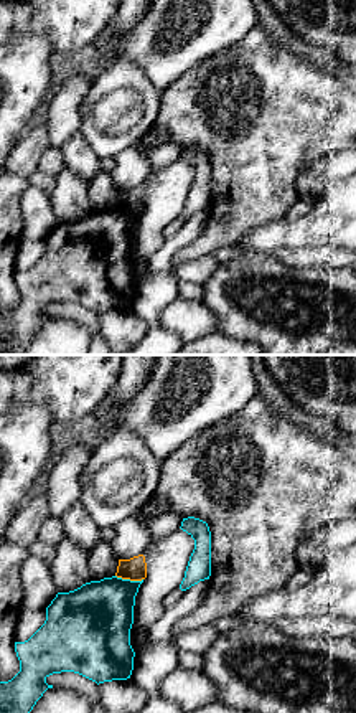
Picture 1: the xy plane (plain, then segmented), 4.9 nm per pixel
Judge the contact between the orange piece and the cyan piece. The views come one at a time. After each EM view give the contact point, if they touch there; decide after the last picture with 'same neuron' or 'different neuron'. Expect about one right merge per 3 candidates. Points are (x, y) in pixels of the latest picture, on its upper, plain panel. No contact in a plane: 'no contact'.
meets orange at (129, 208)

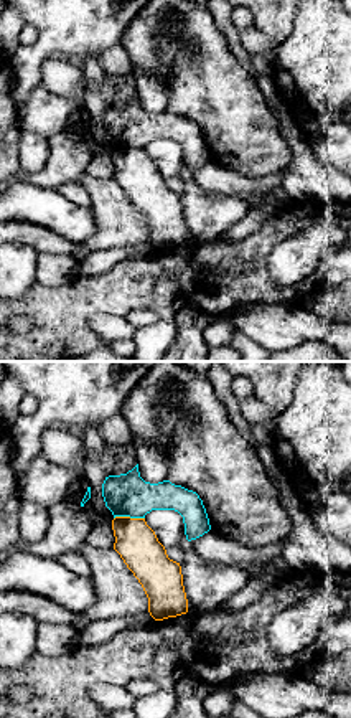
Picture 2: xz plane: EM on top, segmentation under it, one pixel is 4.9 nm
meets orange at (129, 147)

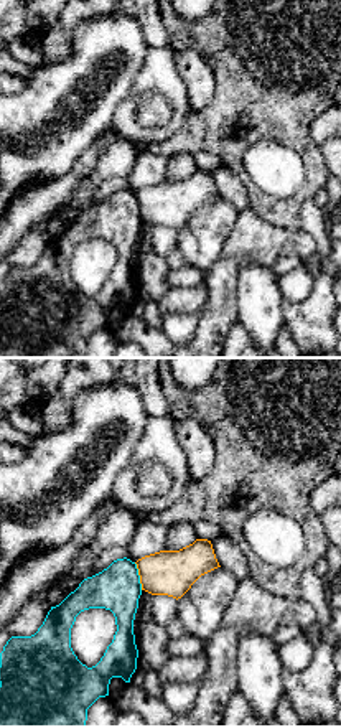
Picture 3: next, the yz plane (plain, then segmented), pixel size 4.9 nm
meets orange at (139, 205)

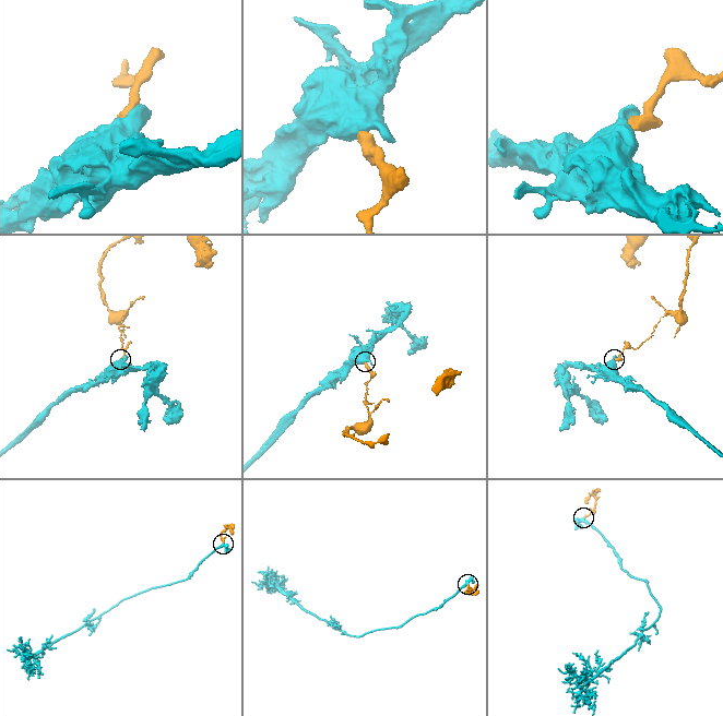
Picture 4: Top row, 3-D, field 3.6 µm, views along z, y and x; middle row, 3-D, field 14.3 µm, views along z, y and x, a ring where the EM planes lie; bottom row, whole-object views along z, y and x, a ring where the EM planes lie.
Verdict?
different neuron

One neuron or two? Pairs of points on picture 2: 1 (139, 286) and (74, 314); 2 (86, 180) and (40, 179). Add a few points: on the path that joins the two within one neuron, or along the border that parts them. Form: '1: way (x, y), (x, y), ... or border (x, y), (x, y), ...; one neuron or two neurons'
1: way (122, 289), (91, 297); one neuron
2: border (84, 170), (74, 179); two neurons

